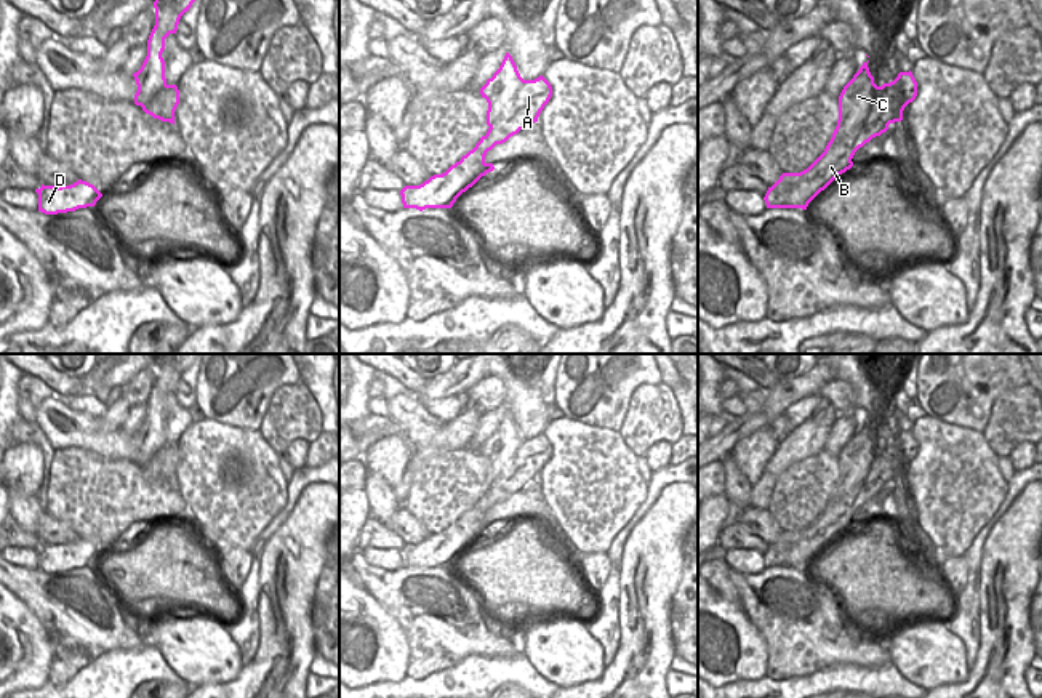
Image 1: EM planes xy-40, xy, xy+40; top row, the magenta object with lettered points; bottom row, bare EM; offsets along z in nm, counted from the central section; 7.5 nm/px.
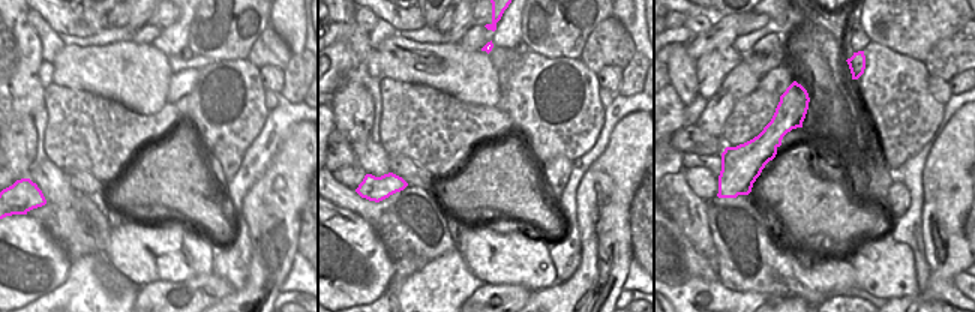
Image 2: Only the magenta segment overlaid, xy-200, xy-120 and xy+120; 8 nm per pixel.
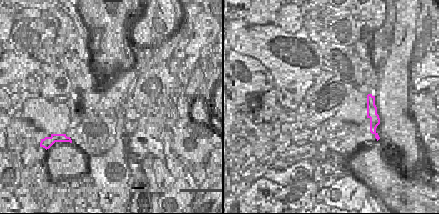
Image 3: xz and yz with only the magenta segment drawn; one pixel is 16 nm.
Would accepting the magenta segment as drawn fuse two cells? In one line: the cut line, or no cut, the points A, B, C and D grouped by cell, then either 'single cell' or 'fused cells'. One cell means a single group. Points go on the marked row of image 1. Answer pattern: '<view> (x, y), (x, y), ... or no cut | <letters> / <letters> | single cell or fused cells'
xy (525, 80), (511, 106), (492, 125), (504, 133), (496, 143) | A / B C D | fused cells

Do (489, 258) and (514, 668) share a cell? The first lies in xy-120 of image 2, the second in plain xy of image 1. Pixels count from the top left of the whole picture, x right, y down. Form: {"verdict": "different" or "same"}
{"verdict": "different"}

